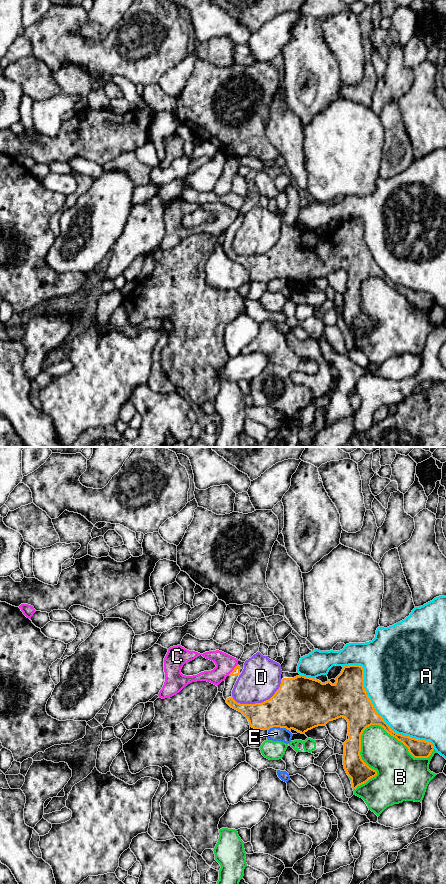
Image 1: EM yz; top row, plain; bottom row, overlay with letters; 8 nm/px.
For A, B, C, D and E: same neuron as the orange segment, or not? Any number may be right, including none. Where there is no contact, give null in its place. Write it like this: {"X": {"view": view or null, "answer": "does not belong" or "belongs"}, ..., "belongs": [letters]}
{"A": {"view": "yz", "answer": "does not belong"}, "B": {"view": "yz", "answer": "does not belong"}, "C": {"view": "yz", "answer": "does not belong"}, "D": {"view": "yz", "answer": "does not belong"}, "E": {"view": "yz", "answer": "does not belong"}, "belongs": []}

